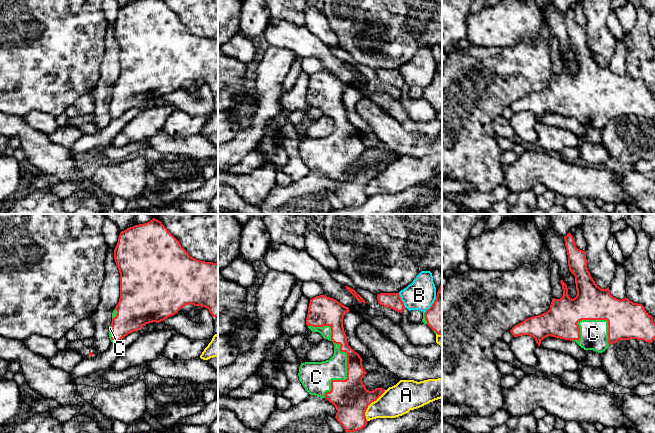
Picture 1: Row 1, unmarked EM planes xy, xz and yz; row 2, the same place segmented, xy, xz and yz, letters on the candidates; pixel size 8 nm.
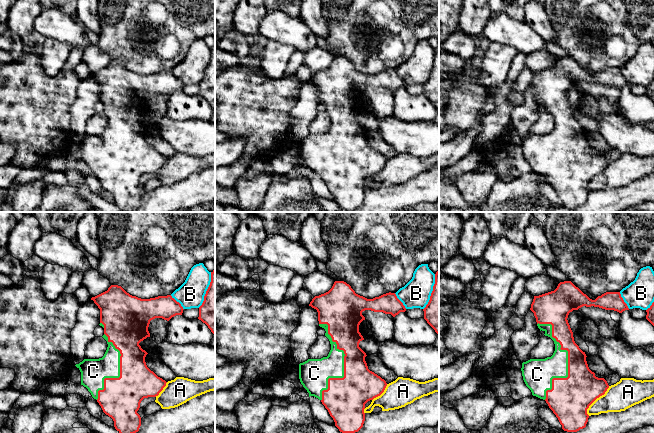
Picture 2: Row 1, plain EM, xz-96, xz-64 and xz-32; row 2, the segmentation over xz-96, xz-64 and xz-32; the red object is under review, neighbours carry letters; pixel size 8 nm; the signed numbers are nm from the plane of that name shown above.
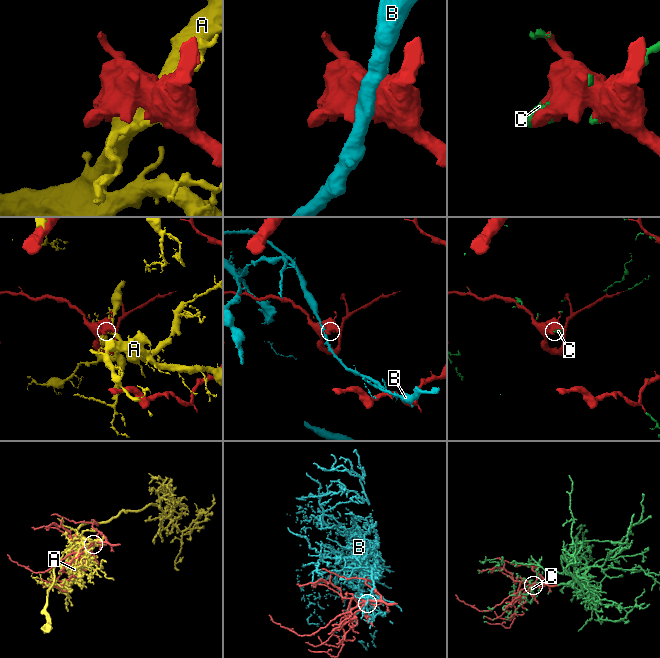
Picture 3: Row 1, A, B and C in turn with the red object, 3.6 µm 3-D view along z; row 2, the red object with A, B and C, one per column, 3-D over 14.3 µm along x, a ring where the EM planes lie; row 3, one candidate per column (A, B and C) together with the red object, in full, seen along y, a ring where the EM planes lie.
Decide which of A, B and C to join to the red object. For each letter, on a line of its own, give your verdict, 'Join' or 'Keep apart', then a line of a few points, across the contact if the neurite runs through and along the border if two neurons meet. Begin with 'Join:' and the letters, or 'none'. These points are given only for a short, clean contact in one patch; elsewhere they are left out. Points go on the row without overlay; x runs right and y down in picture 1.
Join: C
A: Keep apart
B: Keep apart
C: Join

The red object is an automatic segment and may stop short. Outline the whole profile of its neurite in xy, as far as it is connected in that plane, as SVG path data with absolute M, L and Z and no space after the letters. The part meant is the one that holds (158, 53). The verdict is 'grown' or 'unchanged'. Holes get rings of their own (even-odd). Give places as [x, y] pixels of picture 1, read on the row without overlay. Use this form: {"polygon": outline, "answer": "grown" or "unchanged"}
{"polygon": "M139 0L121 7L114 35L120 49L120 74L112 88L109 102L112 119L138 107L146 100L164 97L188 80L205 83L212 93L218 93L218 40L191 33L163 0Z", "answer": "grown"}

